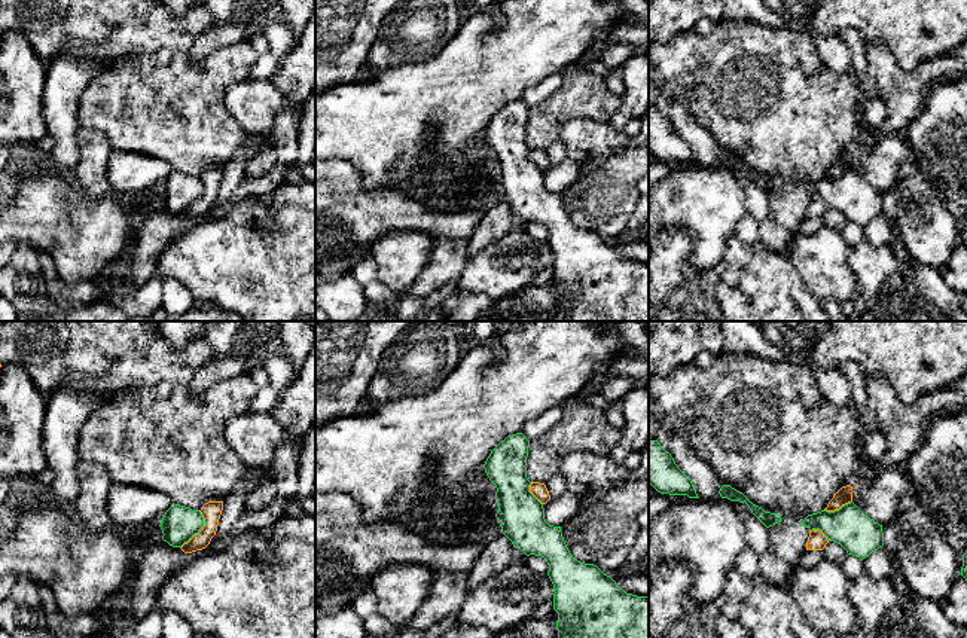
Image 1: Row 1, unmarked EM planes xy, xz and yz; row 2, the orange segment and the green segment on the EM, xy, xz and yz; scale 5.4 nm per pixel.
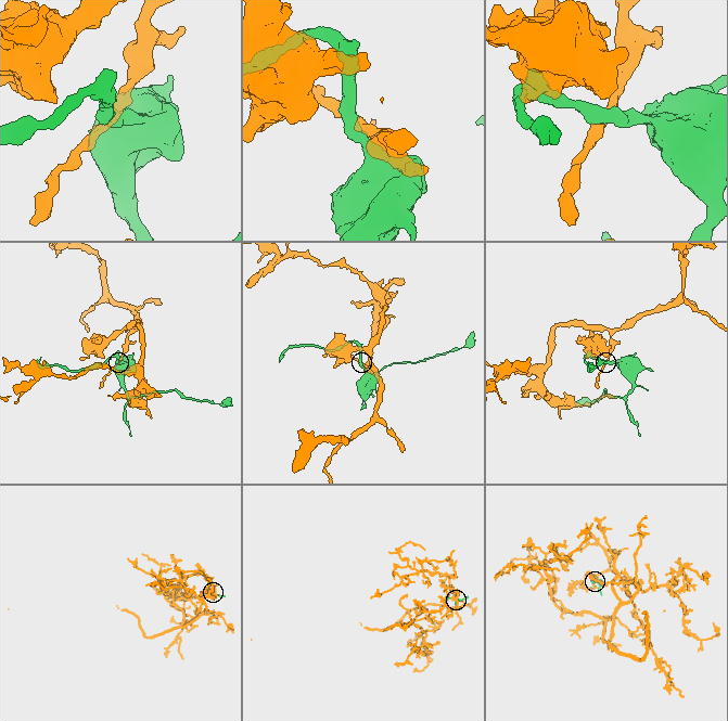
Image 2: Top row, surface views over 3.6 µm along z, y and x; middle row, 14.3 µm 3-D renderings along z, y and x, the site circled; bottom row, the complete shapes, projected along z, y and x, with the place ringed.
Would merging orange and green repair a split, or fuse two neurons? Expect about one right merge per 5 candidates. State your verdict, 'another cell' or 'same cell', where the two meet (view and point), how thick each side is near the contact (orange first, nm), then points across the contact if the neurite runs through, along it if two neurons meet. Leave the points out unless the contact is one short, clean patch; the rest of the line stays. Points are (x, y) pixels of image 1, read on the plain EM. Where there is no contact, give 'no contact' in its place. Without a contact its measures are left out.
another cell; meets orange in xy at (201, 197); 110 nm thick on the orange side, 190 nm on the other; border along xy (200, 177), (203, 194), (180, 214)

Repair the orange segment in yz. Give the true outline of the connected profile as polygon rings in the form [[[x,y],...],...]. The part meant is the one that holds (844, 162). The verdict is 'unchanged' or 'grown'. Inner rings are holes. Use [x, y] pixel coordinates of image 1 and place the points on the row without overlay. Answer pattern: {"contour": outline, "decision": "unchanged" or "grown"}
{"contour": [[[846,152],[842,153],[835,162],[833,165],[829,168],[827,174],[824,177],[827,178],[835,178],[839,177],[842,173],[848,171],[852,168],[852,153]]], "decision": "unchanged"}

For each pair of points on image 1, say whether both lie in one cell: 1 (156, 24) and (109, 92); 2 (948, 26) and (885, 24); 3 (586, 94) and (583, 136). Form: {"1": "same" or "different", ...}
{"1": "different", "2": "same", "3": "different"}

